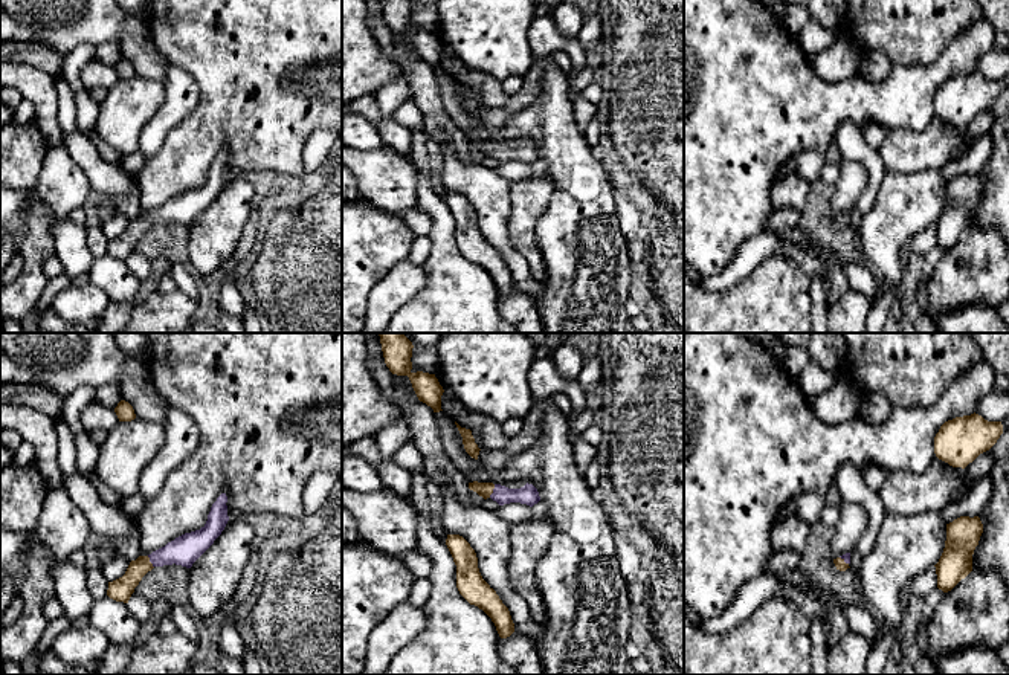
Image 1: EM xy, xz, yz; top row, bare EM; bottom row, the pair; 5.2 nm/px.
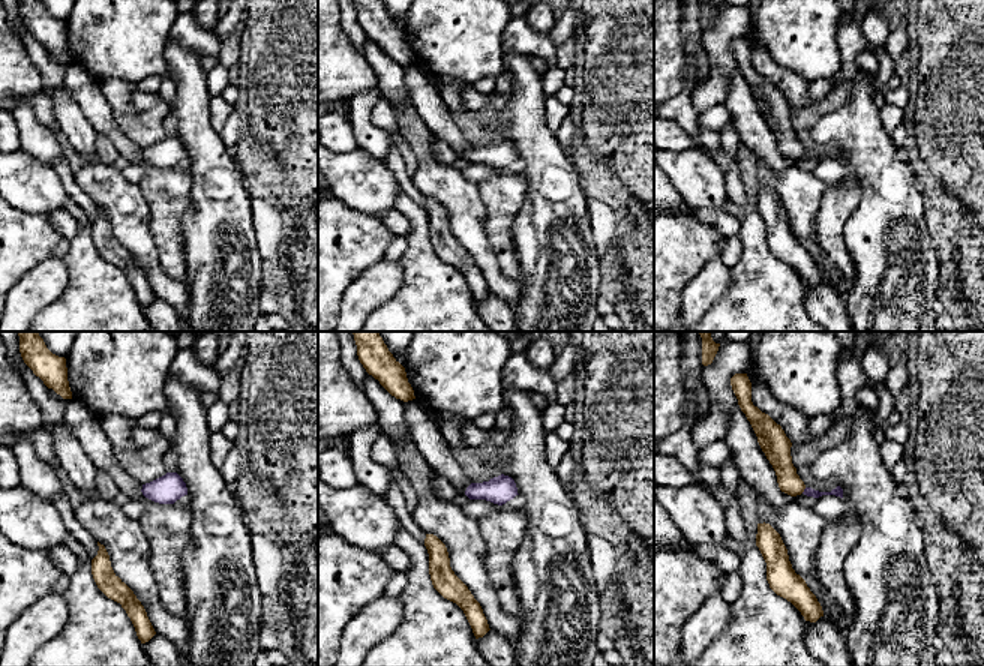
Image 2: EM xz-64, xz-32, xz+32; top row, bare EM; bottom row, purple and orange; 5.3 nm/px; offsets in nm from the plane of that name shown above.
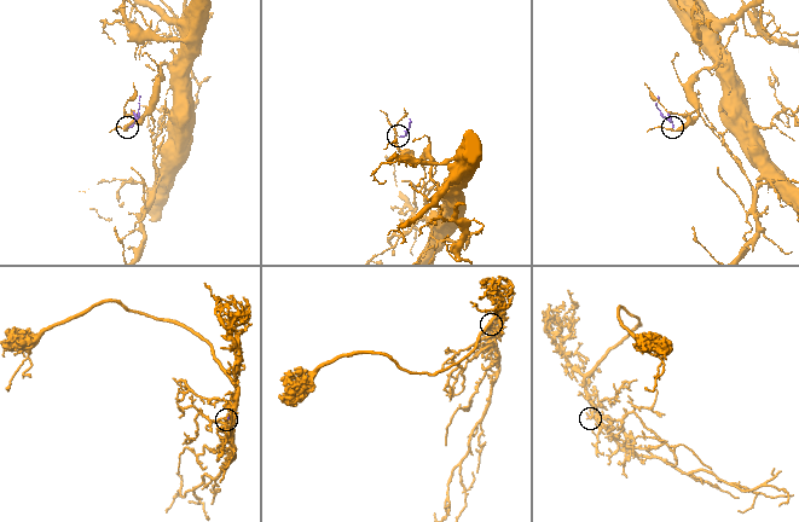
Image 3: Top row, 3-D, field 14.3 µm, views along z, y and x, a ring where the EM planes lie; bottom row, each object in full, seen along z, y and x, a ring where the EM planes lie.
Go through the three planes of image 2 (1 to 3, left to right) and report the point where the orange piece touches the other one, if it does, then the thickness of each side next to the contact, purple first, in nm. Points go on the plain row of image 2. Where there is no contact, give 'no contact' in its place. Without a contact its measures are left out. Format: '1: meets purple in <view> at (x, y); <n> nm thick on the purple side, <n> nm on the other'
1: no contact
2: no contact
3: meets purple in xz+32 at (804, 155); 50 nm thick on the purple side, 130 nm on the other

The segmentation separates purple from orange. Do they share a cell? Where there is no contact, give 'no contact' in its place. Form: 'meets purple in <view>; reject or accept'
meets purple in xz; accept

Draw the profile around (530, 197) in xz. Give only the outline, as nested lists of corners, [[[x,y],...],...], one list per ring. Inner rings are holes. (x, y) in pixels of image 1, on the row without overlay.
[[[548,176],[511,182],[508,234],[516,250],[525,258],[536,281],[545,283],[546,264],[536,237],[536,224],[548,209],[554,185]]]

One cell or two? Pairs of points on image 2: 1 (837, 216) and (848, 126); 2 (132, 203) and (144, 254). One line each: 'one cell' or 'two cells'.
1: two cells
2: one cell

